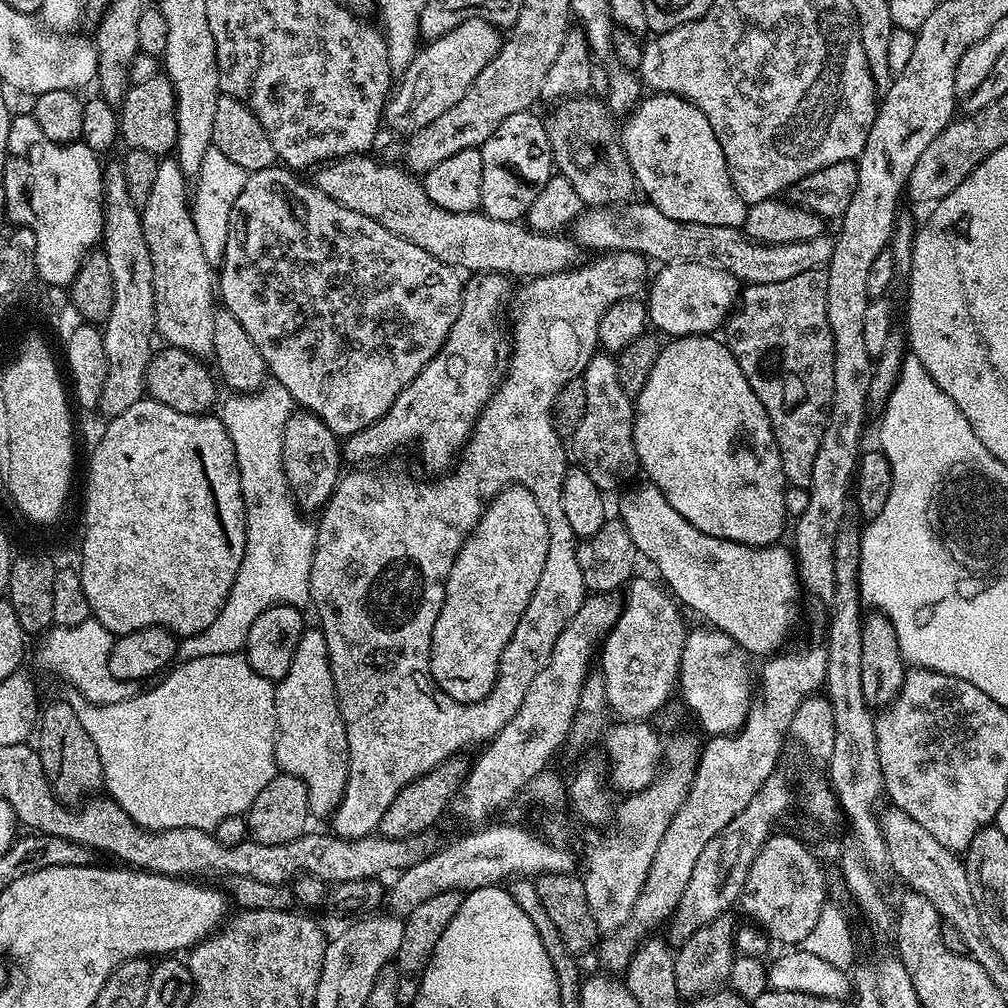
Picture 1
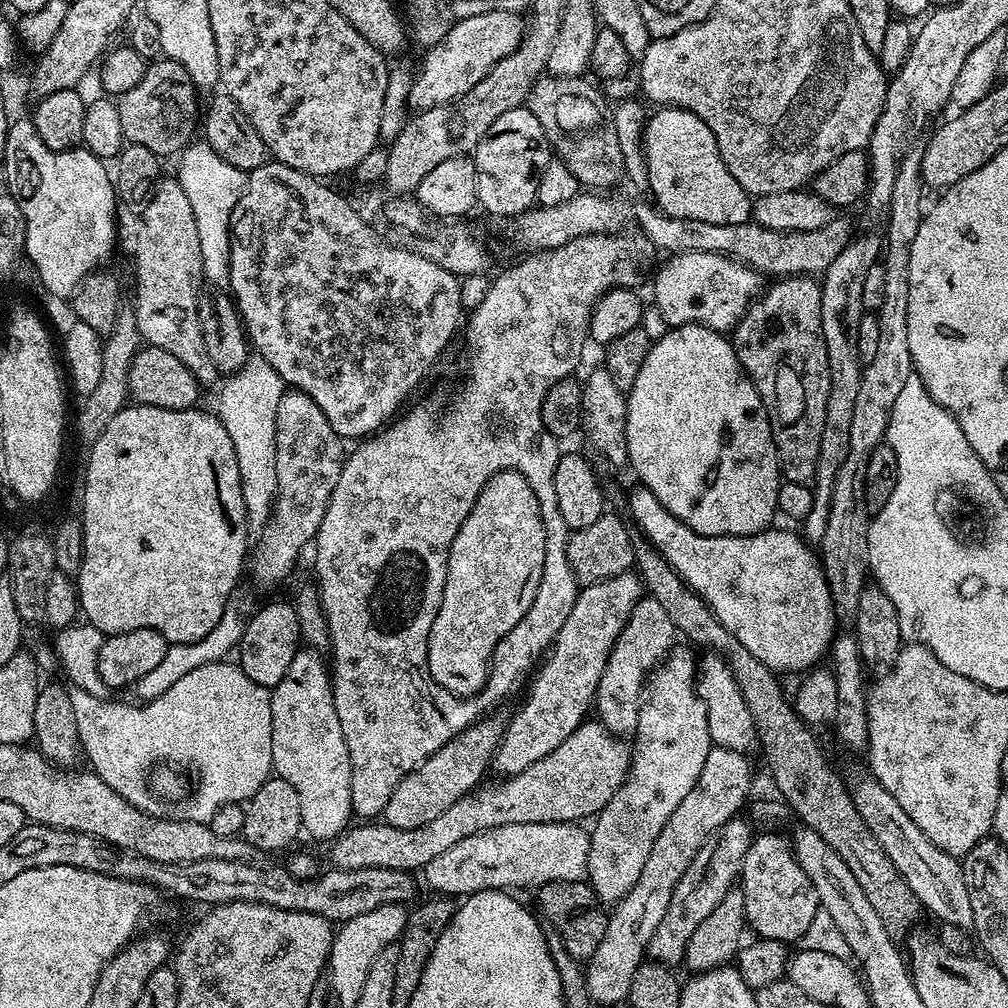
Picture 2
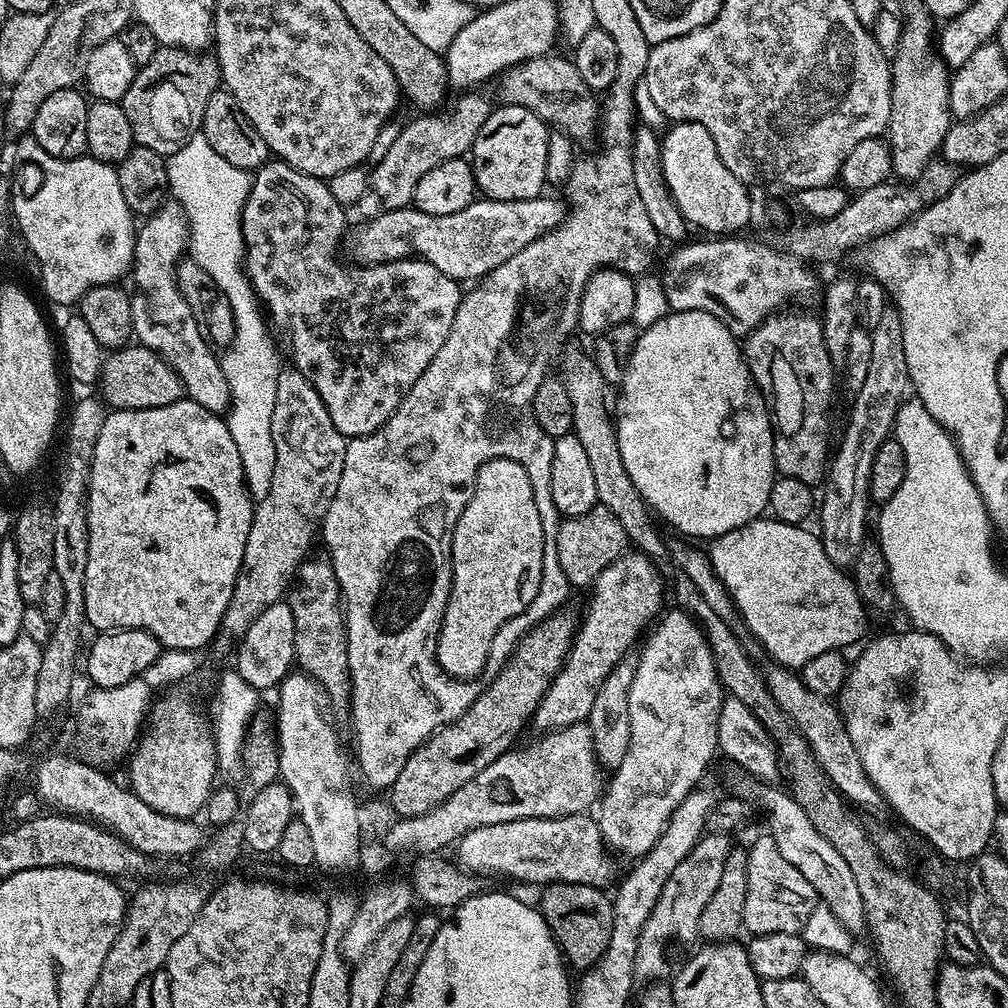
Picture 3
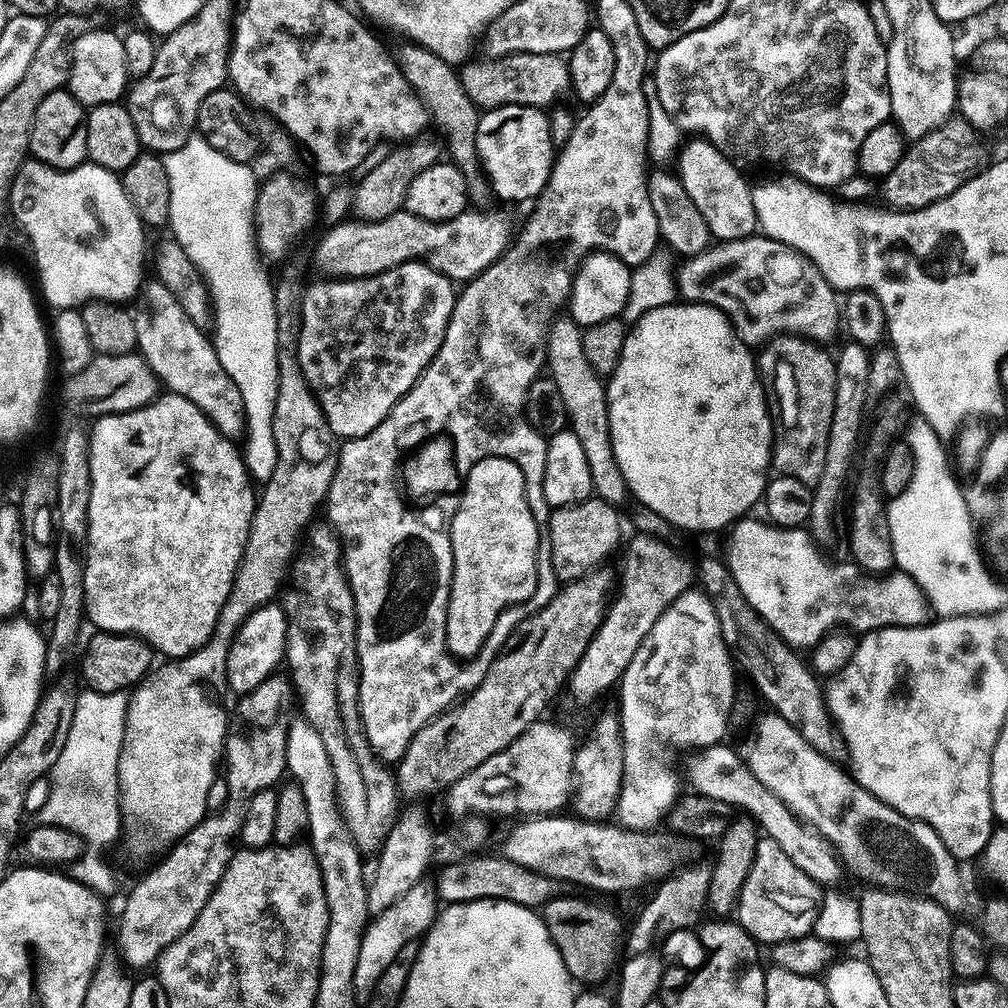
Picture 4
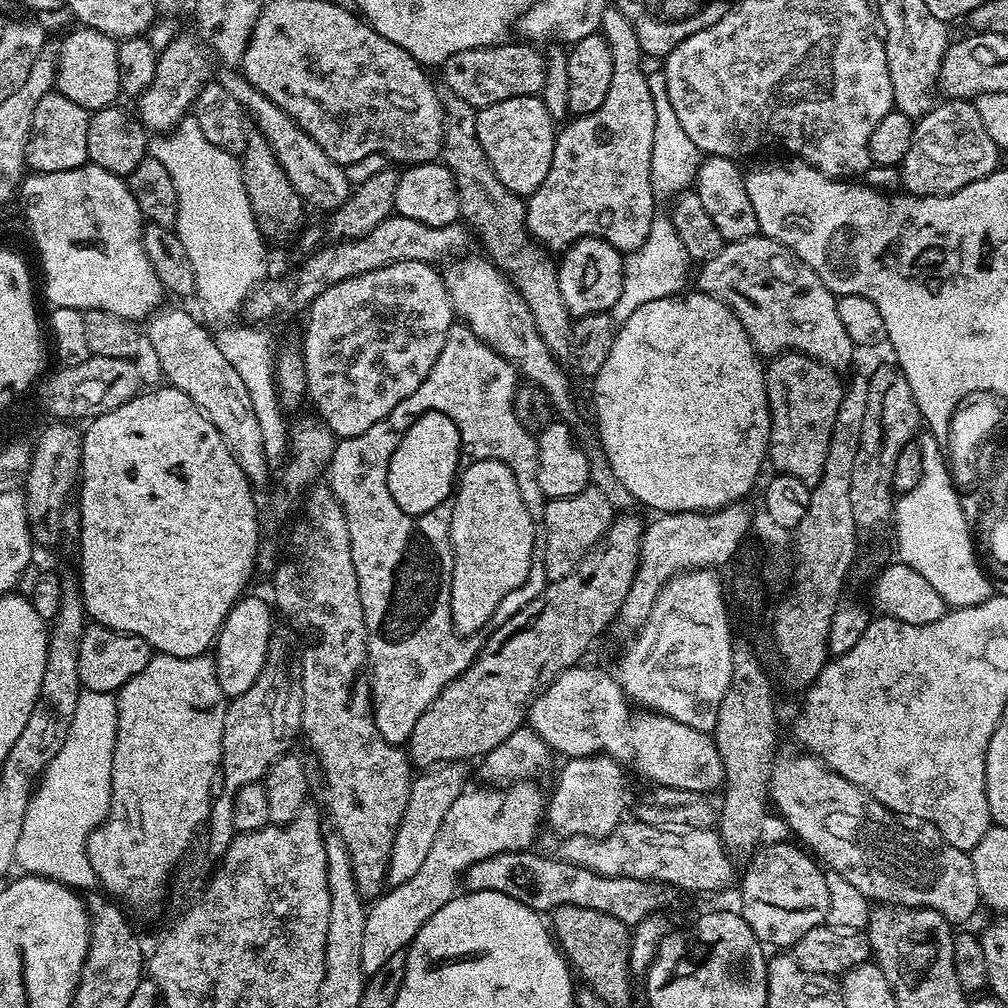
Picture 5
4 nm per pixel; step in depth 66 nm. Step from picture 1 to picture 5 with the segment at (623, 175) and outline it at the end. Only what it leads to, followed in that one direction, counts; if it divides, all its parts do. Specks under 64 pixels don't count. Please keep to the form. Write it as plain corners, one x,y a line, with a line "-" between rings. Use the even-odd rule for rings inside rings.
528,42
510,43
462,50
450,57
442,65
444,84
449,88
447,91
462,98
462,102
470,102
470,106
477,110
494,106
494,102
506,102
506,98
539,94
546,82
544,52

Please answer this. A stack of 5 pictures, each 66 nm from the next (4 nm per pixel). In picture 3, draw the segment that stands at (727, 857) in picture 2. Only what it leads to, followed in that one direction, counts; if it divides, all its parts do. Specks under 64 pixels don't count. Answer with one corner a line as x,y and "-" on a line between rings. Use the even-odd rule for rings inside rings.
712,830
700,837
700,841
694,846
694,850
690,850
690,854
686,854
686,858
682,858
682,862
678,862
678,866
674,866
674,874
670,874
670,878
666,878
666,886
662,886
662,894
658,894
658,902
654,902
654,910
650,910
650,918
646,918
646,926
642,926
642,934
638,934
638,948
634,950
634,966
635,976
637,981
641,983
658,982
665,979
665,976
670,970
670,964
664,960
664,955
668,952
668,943
671,940
688,940
691,936
695,937
698,933
698,918
702,918
702,906
706,906
706,902
710,902
710,897
713,896
714,890
718,890
718,881
722,878
722,869
726,867
726,858
732,852
734,844
733,841
727,840
729,838
723,831

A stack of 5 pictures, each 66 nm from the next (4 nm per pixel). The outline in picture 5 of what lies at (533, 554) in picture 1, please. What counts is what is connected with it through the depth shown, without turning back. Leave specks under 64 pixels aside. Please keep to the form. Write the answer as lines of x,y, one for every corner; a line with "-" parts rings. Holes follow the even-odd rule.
476,460
460,472
460,482
455,485
454,499
450,504
450,515
452,521
448,529
450,530
450,538
452,539
452,585
450,586
450,614
452,615
452,624
456,627
461,637
475,636
483,633
485,631
483,629
484,627
485,629
489,627
494,610
498,610
502,598
506,598
506,594
510,594
510,590
518,590
522,586
522,582
526,582
526,578
530,574
534,546
538,543
538,526
530,518
530,510
526,510
526,502
522,502
522,494
518,490
518,482
516,481
515,474
510,470
510,466
506,466
500,460

